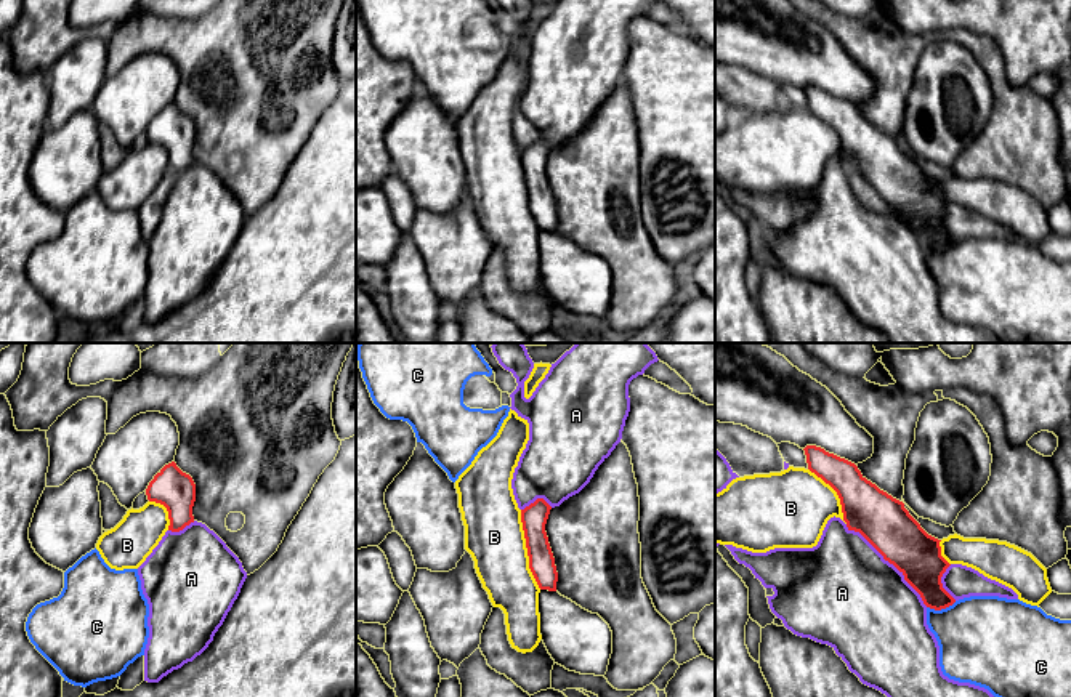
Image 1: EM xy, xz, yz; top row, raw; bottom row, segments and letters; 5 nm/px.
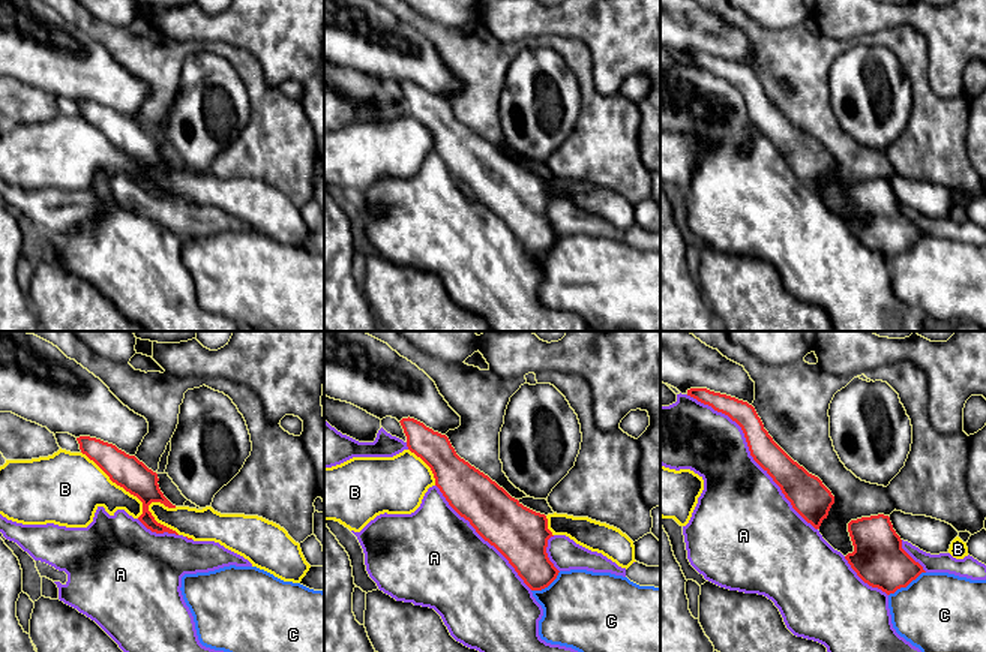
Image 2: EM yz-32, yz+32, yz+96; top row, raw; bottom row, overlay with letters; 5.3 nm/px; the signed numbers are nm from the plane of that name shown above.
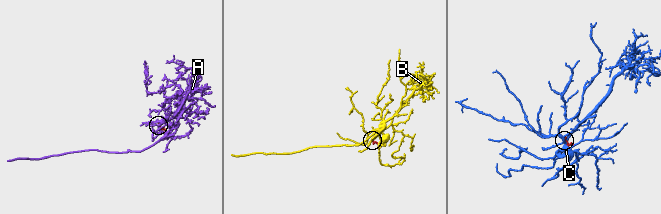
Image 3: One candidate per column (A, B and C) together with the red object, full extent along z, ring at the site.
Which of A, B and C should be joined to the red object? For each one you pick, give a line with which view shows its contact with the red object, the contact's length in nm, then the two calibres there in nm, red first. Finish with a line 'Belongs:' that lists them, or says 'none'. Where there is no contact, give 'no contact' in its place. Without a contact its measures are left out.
A: contact in yz; length 600 nm; calibres 260 and 500 nm
Belongs: A

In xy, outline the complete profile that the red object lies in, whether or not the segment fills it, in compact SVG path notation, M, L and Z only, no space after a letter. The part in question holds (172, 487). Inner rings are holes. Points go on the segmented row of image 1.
M175 461L165 465L146 489L149 502L160 503L168 511L168 530L180 532L194 522L192 506L196 502L196 484Z

